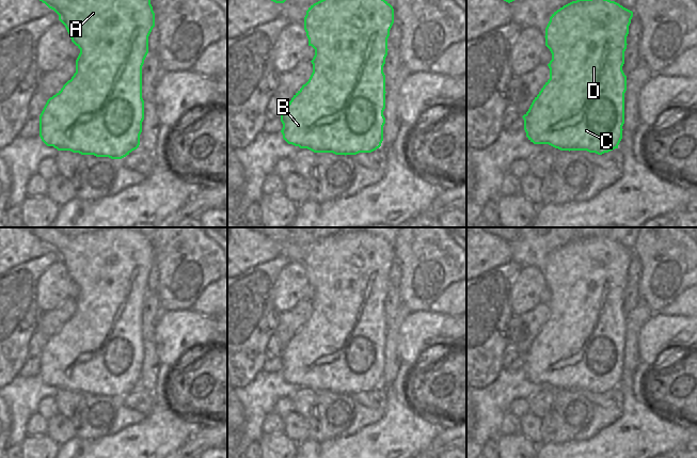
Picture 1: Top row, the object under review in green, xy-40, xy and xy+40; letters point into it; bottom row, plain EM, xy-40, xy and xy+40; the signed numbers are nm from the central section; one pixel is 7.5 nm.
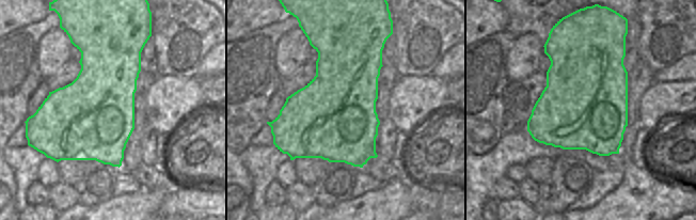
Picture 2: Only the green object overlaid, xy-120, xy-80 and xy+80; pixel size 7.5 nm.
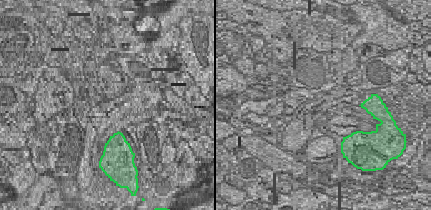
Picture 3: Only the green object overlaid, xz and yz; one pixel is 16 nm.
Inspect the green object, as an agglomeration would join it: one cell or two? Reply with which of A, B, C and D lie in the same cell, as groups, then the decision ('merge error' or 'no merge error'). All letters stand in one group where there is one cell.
groups A B C D; no merge error

